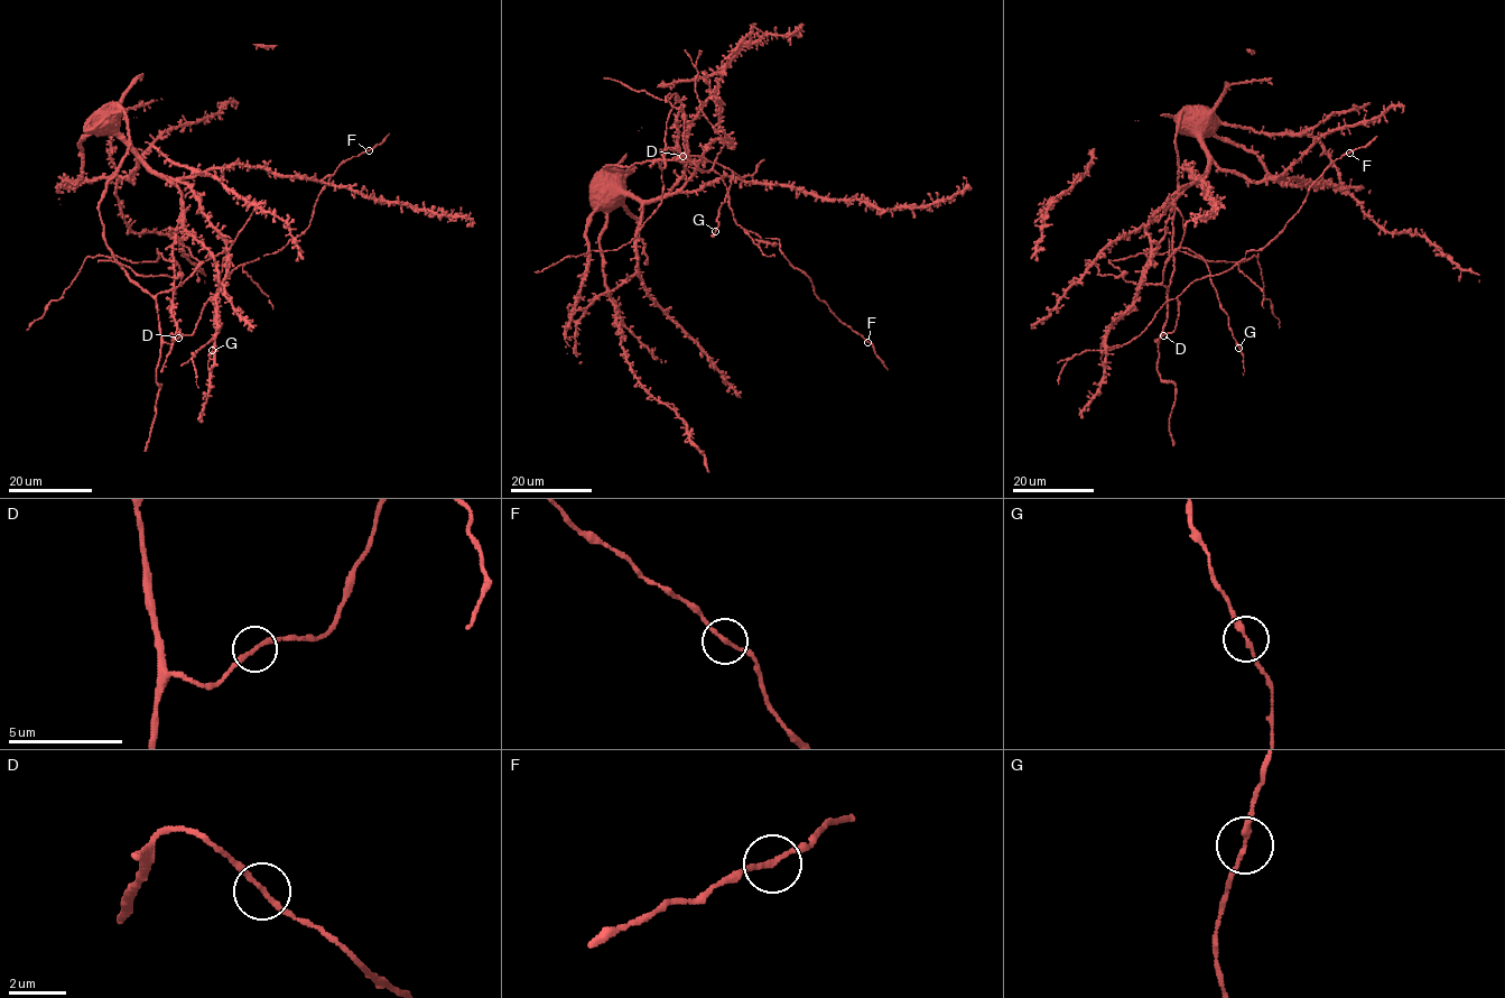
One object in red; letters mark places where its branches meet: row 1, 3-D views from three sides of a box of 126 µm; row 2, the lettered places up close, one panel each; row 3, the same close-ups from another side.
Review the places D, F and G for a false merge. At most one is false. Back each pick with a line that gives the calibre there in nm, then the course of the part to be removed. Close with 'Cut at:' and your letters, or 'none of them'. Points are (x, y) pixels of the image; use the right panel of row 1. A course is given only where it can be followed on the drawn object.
Cut at: none of them

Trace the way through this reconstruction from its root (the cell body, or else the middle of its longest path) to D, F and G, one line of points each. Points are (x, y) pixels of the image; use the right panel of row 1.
D: (1172, 223), (1173, 273), (1169, 285), (1167, 322), (1160, 336), (1154, 340), (1163, 335)
F: (1172, 223), (1167, 322), (1155, 341), (1174, 329), (1178, 296), (1191, 283), (1263, 248), (1322, 172), (1349, 154)
G: (1172, 223), (1173, 273), (1168, 294), (1162, 284), (1164, 264), (1181, 248), (1195, 251), (1206, 264), (1239, 348)

